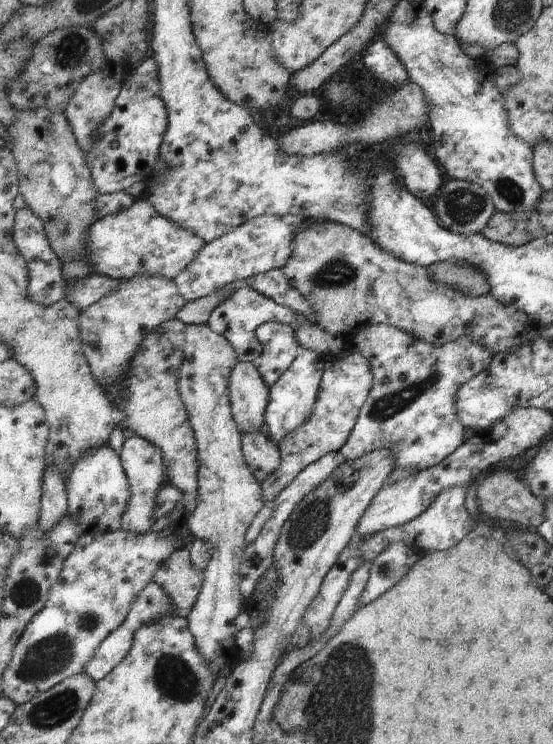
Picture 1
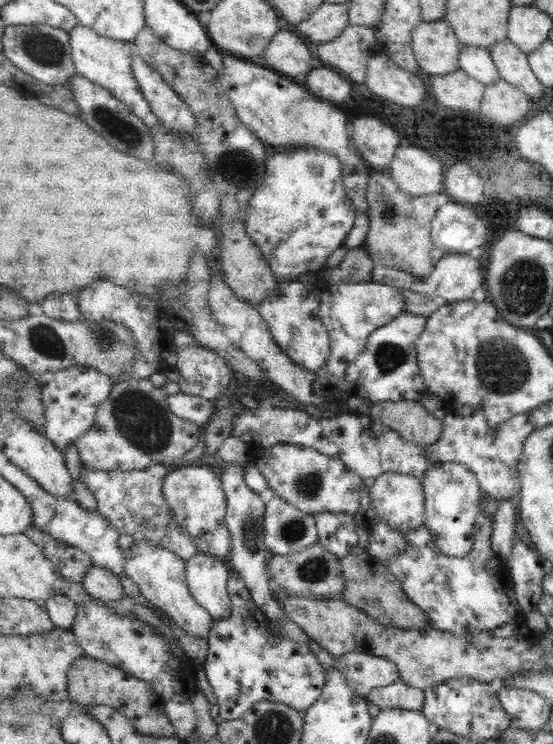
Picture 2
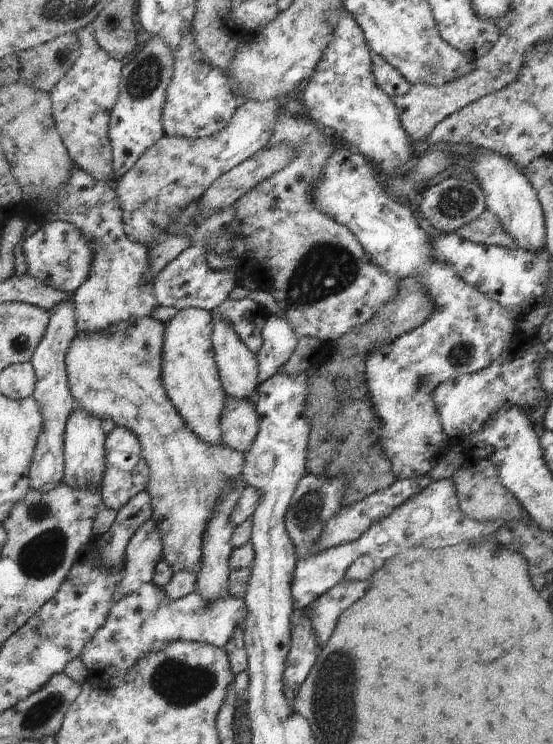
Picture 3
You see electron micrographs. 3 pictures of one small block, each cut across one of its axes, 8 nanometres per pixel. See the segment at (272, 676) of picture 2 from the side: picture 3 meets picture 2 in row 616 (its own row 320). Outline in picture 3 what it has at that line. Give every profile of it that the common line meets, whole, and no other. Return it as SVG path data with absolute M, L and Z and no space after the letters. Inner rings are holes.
M249 297L241 300L229 298L212 314L227 319L252 353L257 355L262 349L262 330L269 314L258 302Z

